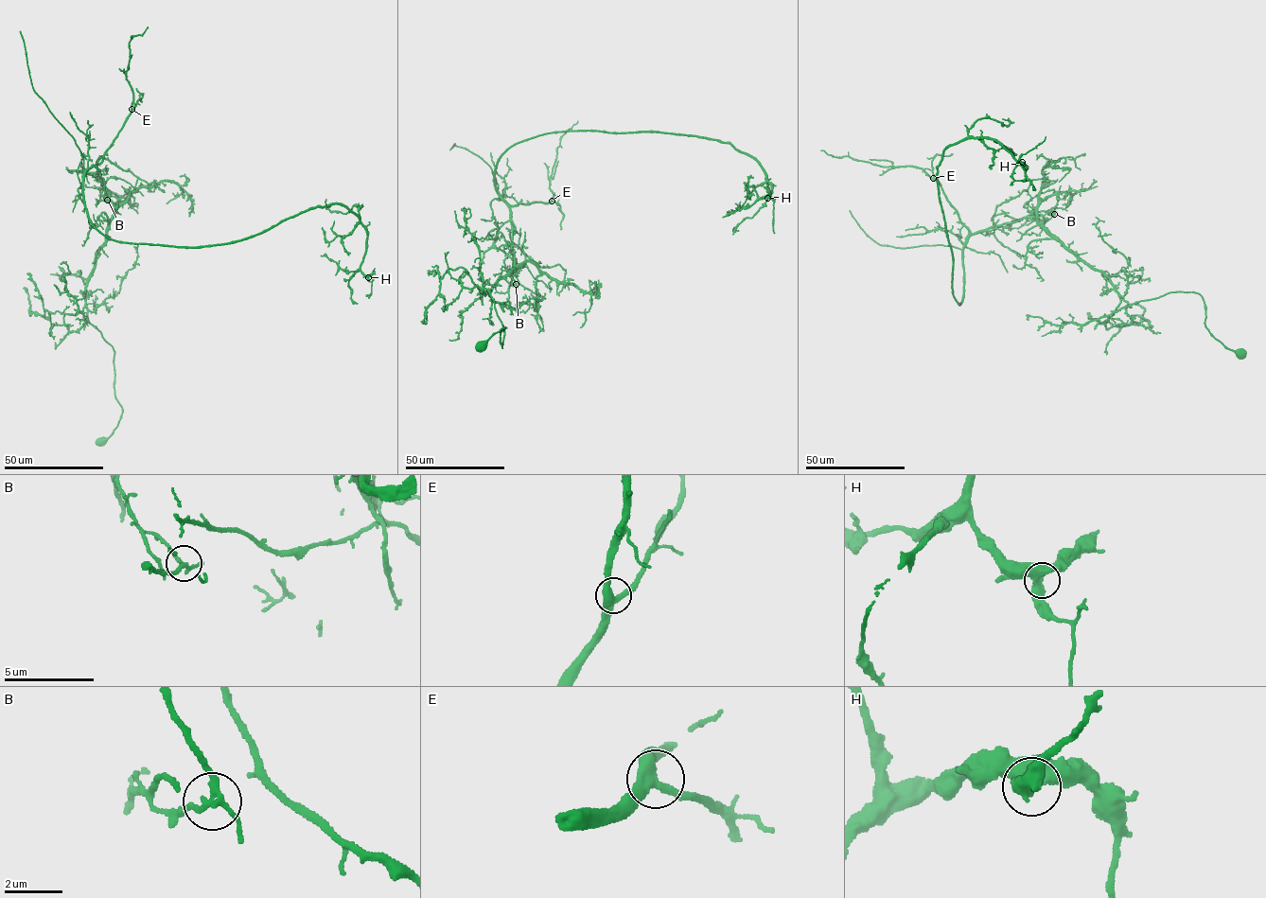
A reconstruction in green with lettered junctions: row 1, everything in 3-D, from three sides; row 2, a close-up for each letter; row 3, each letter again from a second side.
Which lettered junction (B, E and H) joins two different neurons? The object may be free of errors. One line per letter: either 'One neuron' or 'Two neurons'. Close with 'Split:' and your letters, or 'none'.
B: Two neurons
E: One neuron
H: One neuron
Split: B

